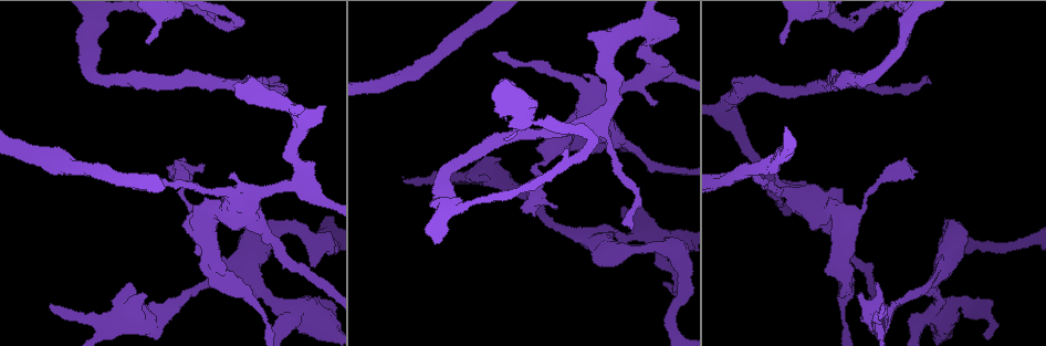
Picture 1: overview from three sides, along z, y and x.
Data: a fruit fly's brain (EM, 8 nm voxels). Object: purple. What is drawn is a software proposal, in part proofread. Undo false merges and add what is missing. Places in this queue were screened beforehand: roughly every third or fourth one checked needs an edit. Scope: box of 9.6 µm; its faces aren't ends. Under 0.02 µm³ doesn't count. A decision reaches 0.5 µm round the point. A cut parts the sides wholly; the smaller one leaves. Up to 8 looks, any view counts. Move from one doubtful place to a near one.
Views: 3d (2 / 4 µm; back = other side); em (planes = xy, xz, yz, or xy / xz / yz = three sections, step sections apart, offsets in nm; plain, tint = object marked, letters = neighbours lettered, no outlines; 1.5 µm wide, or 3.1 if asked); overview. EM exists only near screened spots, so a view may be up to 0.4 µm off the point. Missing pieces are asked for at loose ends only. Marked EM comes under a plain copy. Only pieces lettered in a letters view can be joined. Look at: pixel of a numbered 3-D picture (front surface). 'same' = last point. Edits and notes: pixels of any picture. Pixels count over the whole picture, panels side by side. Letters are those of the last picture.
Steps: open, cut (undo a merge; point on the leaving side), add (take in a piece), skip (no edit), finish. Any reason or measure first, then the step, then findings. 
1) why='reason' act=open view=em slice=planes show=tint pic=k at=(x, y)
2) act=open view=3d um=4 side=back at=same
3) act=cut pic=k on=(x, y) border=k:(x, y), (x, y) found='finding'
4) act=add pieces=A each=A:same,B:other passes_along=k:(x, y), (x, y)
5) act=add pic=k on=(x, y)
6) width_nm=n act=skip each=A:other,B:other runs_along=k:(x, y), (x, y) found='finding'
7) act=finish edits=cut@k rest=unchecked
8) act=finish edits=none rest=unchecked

why='branch stops here' act=open view=em slice=yz step=4 show=tint pic=1 at=(982, 334)

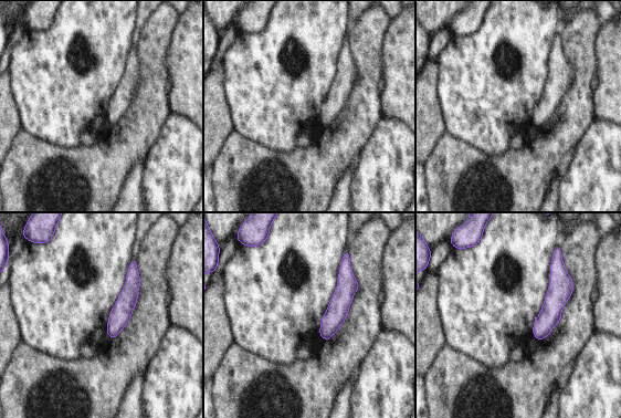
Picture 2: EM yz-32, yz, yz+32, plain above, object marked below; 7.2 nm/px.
why='another direction' act=open view=em slice=planes show=letters at=same

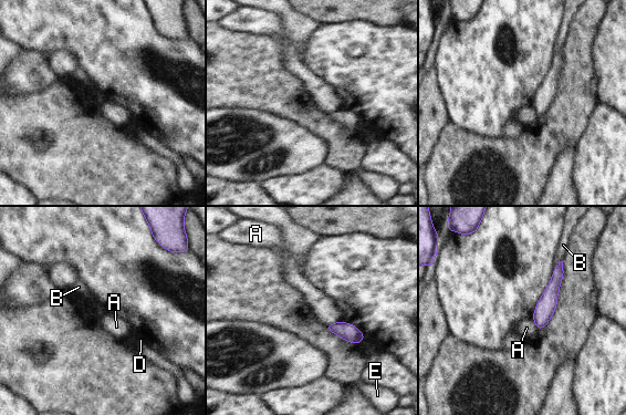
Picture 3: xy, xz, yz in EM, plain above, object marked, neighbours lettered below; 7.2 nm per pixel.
act=skip each=A:other,B:other,D:other,E:other runs_along=3:(560, 267), (541, 317), (540, 325) found='no lettered piece goes on from it'

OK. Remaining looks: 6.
why='thin arm on a thick one' act=open view=em slice=planes show=letters pic=1 at=(596, 236)

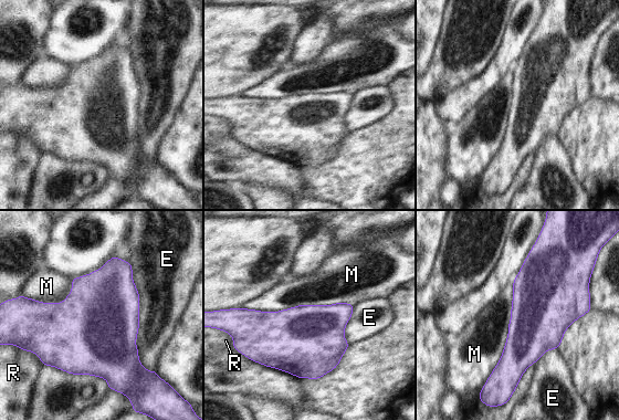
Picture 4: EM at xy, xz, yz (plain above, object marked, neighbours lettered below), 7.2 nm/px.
act=skip each=E:other,M:other,R:other border=4:(354, 303), (242, 307) found='continuous, no second cell'

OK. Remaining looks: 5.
why='long arm stops here' act=open view=em slice=planes show=letters pic=1 at=(203, 164)

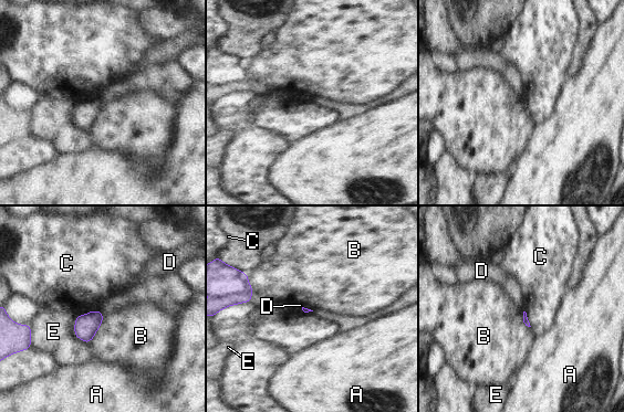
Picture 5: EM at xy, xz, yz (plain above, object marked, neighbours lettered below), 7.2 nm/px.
act=skip each=A:other,B:other,C:other,D:other,E:other found='none of them fits'

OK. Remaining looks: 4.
why='thick end' act=open view=3d um=2 pic=1 at=(500, 159)

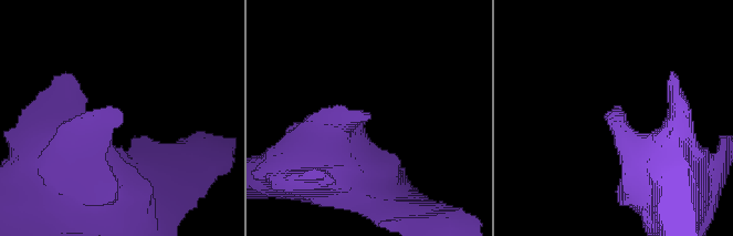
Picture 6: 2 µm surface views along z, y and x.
act=open view=em slice=planes show=letters pic=6 at=(119, 122)

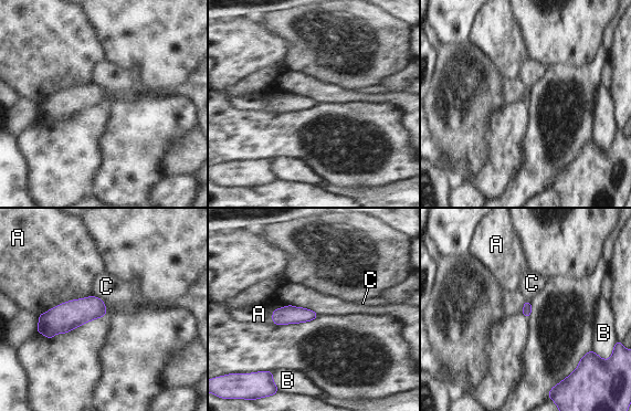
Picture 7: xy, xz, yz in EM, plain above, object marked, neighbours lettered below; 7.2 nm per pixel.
act=skip each=A:other,B:other,C:other border=7:(92, 294), (103, 301) found='no lettered piece goes on from it'

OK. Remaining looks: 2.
act=finish edits=none rest=unchecked

